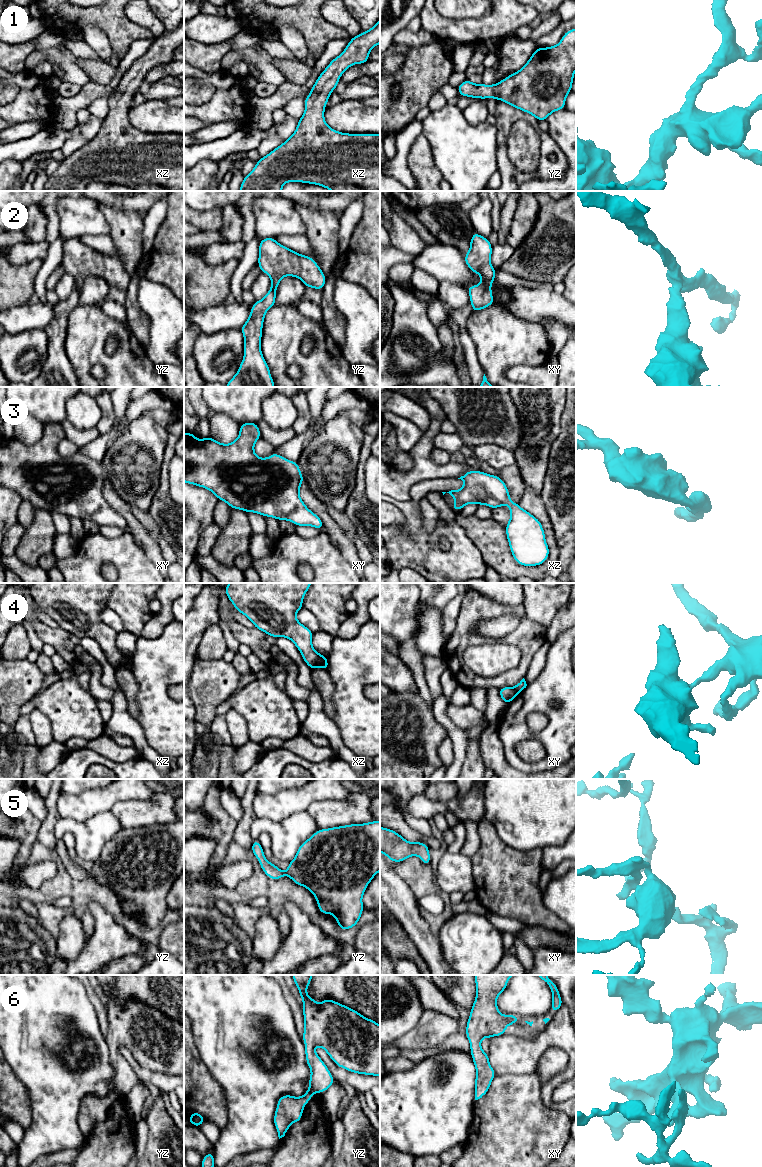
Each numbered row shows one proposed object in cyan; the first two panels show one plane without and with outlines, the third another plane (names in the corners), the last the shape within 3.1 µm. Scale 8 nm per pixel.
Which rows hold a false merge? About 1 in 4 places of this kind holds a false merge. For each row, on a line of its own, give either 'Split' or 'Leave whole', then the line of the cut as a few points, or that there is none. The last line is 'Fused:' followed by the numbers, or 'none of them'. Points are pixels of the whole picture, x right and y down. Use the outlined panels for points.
1: Leave whole. No split
2: Leave whole. No split
3: Leave whole. No split
4: Split. Split along xz (321, 655), (317, 666)
5: Leave whole. No split
6: Leave whole. No split
Fused: 4

